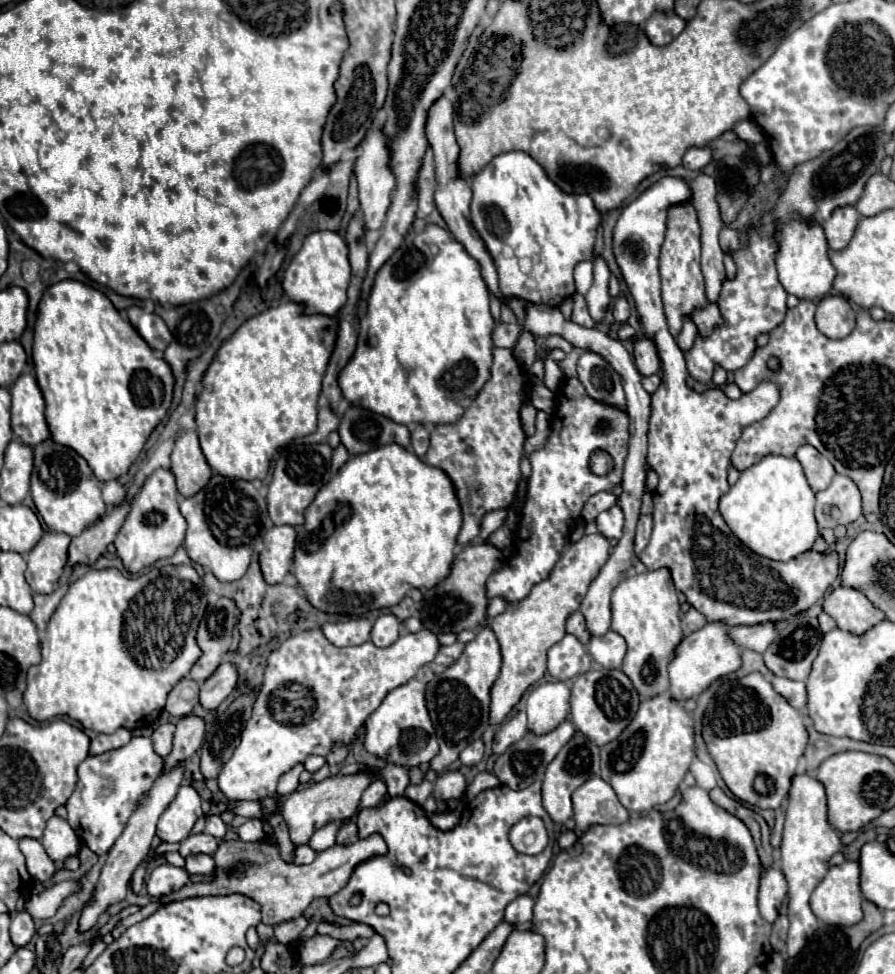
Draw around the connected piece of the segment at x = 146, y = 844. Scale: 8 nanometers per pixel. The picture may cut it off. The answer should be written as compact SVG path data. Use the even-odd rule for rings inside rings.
M178 762L172 770L162 772L162 774L154 780L152 788L140 798L138 808L136 808L136 812L130 816L130 820L128 820L128 824L126 824L122 836L116 840L116 844L114 844L114 846L110 848L110 852L108 852L108 860L106 860L106 864L104 864L104 868L102 868L102 874L100 874L100 880L98 880L98 886L96 886L96 894L94 894L92 902L84 908L84 912L82 912L82 916L80 916L80 930L90 930L90 928L96 924L98 916L100 916L108 906L120 902L120 900L126 896L126 892L128 892L128 882L130 882L130 878L132 878L136 866L150 854L150 846L152 846L152 840L154 840L154 836L156 836L158 818L160 818L160 814L166 810L166 806L174 800L182 776L184 776L184 762Z

